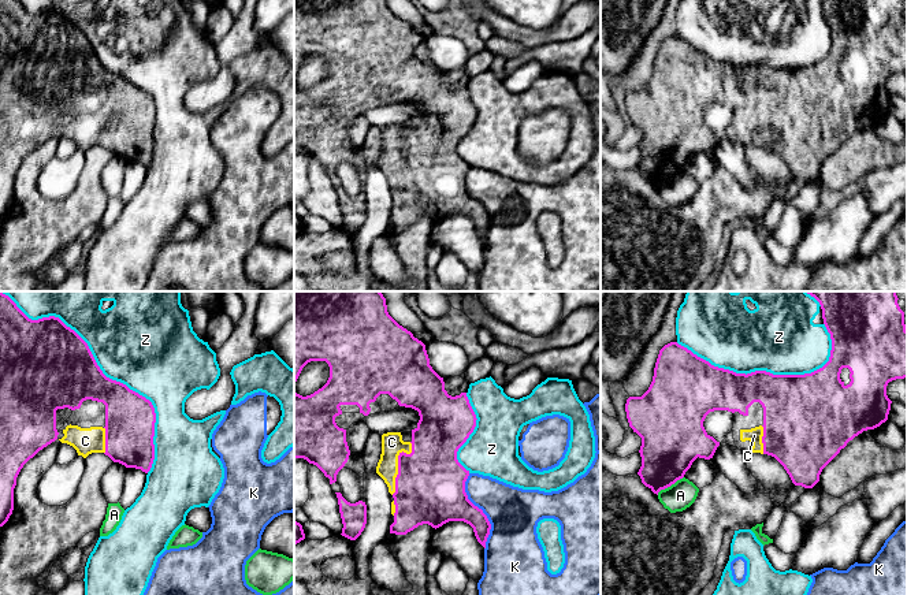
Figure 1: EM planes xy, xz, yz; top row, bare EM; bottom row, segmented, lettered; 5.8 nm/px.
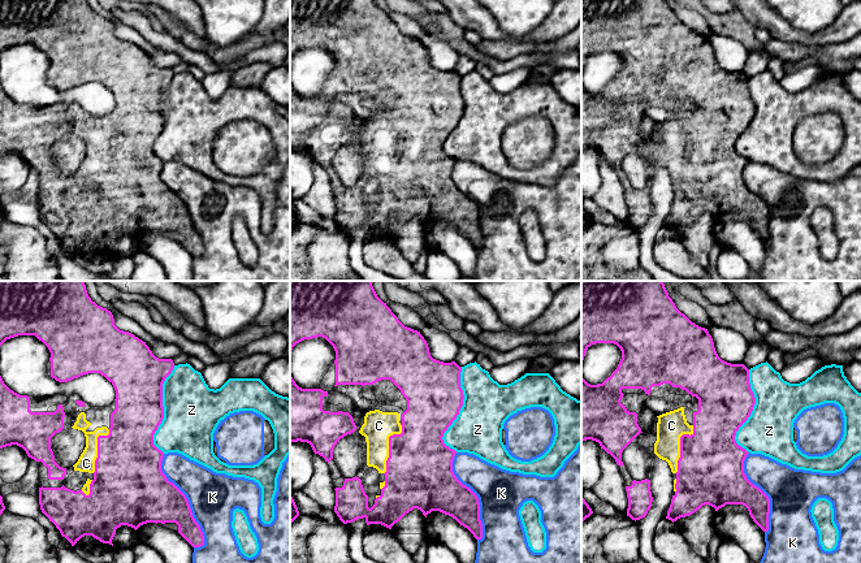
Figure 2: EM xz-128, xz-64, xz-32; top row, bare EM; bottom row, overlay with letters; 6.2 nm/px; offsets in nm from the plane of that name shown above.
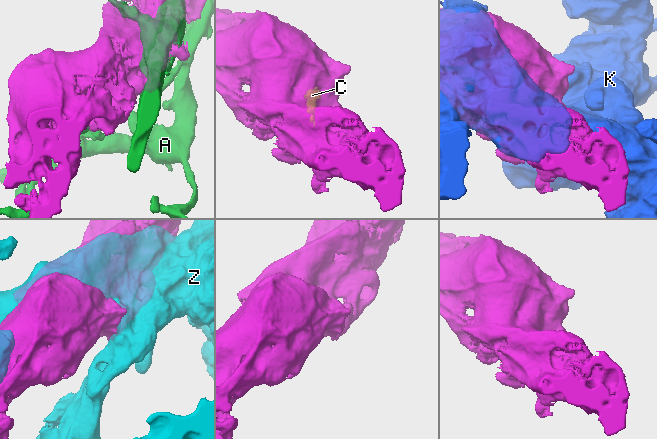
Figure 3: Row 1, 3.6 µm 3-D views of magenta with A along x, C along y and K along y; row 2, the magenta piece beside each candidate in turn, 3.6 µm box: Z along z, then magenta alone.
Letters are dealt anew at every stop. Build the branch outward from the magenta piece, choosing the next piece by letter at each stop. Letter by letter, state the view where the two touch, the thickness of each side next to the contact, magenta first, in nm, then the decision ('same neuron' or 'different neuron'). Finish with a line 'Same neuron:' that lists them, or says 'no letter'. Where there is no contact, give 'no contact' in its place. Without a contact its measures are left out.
A: meets magenta in yz; 340 nm thick on the magenta side, 160 nm on the other; different neuron
C: meets magenta in xz; 420 nm thick on the magenta side, 130 nm on the other; same neuron
K: meets magenta in xz; 280 nm thick on the magenta side, 300 nm on the other; different neuron
Z: meets magenta in xy; 420 nm thick on the magenta side, 480 nm on the other; different neuron
Same neuron: C

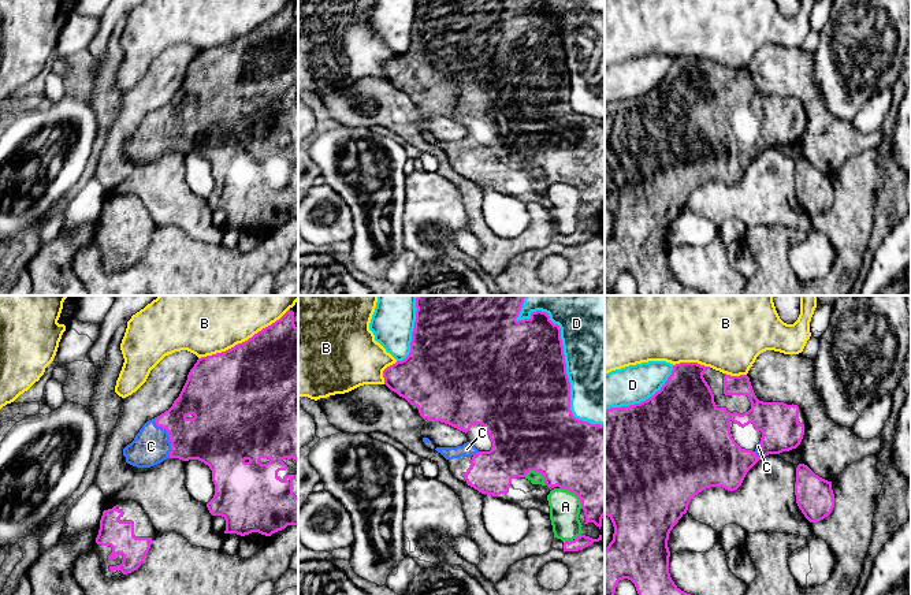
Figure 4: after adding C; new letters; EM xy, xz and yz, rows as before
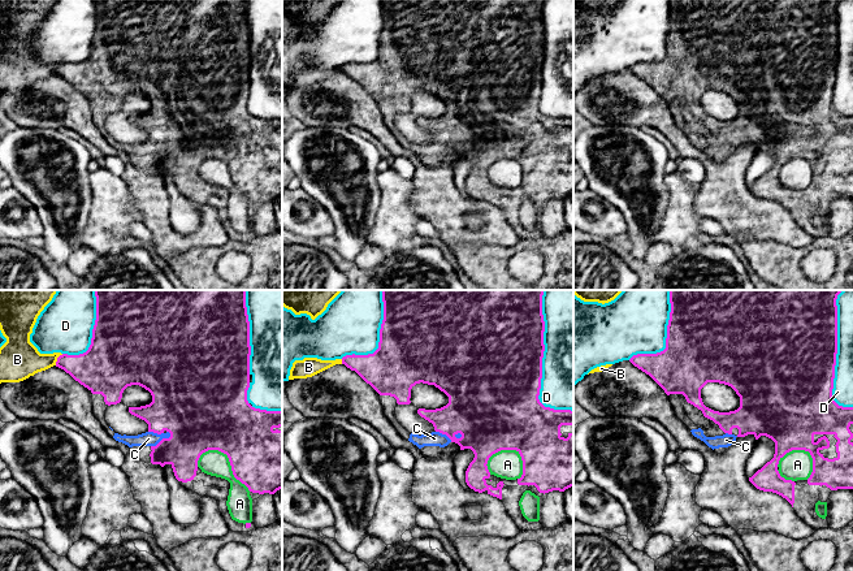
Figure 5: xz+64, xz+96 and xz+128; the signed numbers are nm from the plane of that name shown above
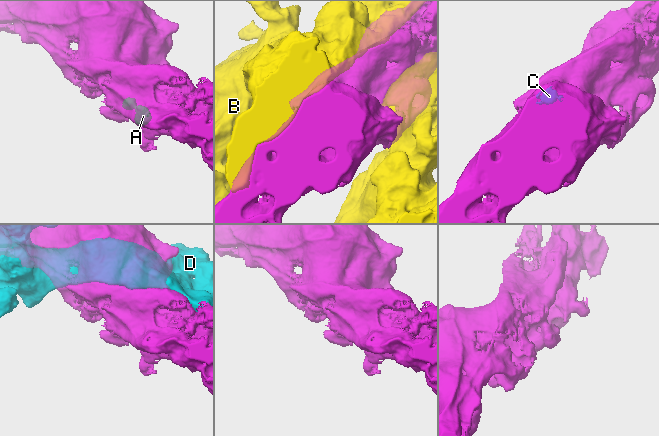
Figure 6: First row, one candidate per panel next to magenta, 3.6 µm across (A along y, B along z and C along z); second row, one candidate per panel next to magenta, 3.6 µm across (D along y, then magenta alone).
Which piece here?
A: meets magenta in xz; 480 nm thick on the magenta side, 180 nm on the other; different neuron
B: meets magenta in xy; 500 nm thick on the magenta side, 500 nm on the other; different neuron
C: meets magenta in xy; 320 nm thick on the magenta side, 220 nm on the other; same neuron
D: meets magenta in xz; 500 nm thick on the magenta side, 480 nm on the other; different neuron
Same neuron: C

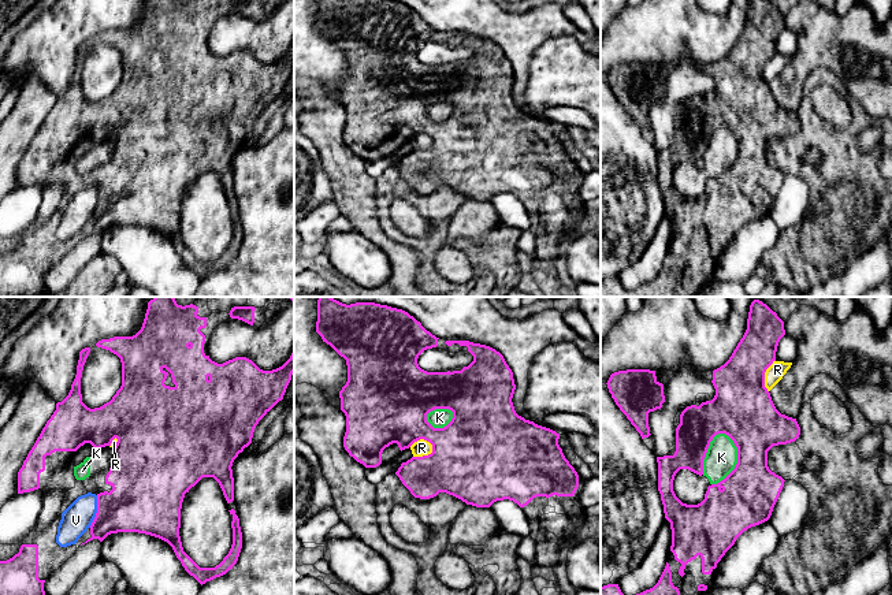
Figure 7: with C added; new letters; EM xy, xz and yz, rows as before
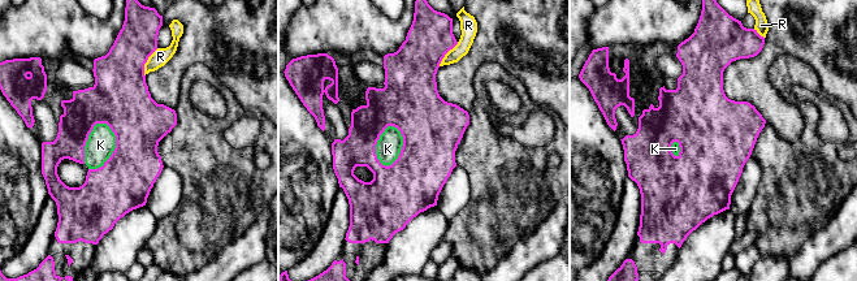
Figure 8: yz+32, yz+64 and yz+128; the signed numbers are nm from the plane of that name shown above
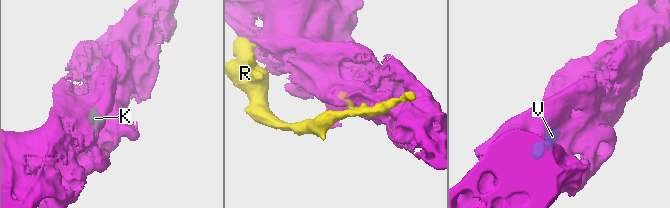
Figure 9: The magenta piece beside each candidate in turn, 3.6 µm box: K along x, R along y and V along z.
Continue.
K: meets magenta in yz; 320 nm thick on the magenta side, 190 nm on the other; different neuron
R: meets magenta in xz; 380 nm thick on the magenta side, 100 nm on the other; different neuron
V: meets magenta in xy; 360 nm thick on the magenta side, 170 nm on the other; different neuron
Same neuron: no letter

